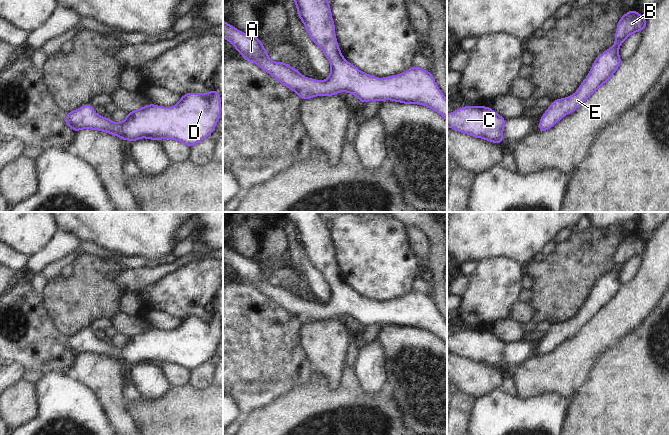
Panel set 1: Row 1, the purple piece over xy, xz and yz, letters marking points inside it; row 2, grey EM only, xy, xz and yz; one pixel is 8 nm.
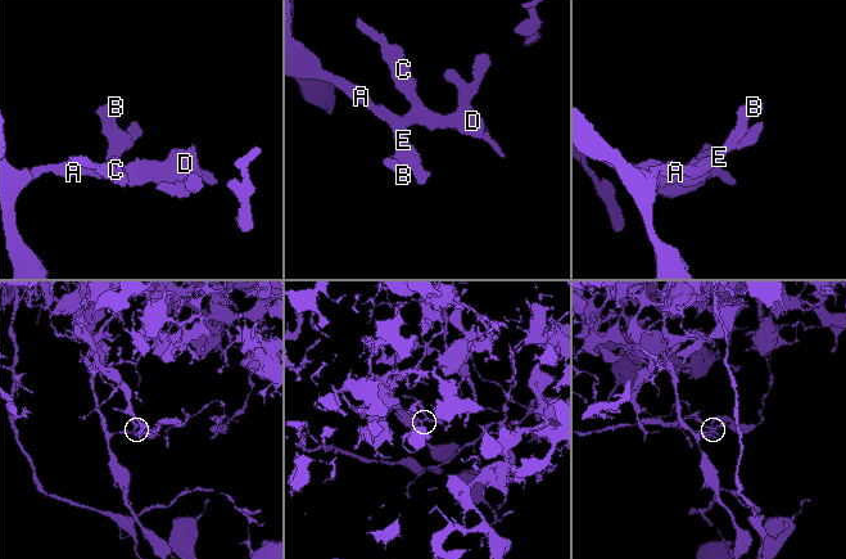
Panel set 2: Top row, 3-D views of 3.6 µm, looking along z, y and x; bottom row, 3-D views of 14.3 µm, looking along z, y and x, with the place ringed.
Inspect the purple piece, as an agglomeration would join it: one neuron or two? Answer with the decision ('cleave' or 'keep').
keep

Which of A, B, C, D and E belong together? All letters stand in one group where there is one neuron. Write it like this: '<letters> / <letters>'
A B C D E

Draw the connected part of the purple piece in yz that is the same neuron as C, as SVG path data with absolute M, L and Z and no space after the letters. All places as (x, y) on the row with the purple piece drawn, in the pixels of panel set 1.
M464 106L447 114L447 127L463 134L500 144L506 119L490 107Z

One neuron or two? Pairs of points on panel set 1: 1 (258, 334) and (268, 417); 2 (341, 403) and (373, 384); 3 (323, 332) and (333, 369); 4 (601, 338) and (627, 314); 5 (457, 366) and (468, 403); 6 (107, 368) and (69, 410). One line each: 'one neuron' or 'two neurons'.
1: two neurons
2: two neurons
3: one neuron
4: one neuron
5: two neurons
6: two neurons

